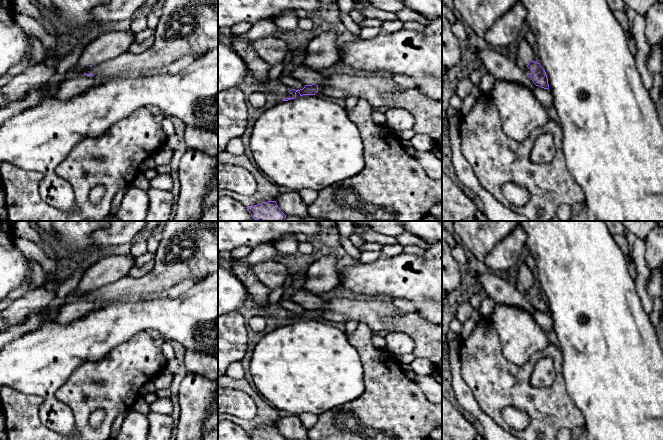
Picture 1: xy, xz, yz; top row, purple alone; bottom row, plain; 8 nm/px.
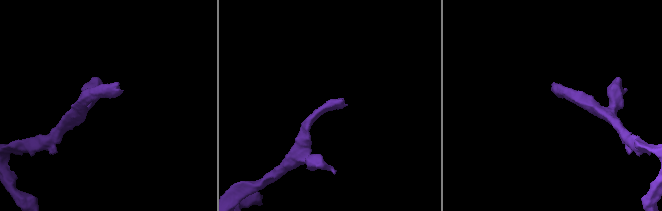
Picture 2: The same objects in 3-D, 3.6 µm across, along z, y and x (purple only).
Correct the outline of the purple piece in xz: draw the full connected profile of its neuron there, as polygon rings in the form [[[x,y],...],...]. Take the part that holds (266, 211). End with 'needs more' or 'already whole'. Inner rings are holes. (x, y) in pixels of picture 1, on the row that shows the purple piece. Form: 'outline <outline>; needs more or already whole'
outline [[[276,201],[262,202],[247,209],[253,219],[258,221],[284,221],[286,218]]]; already whole

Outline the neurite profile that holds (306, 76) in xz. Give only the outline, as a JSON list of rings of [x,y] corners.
[[[303,65],[292,67],[291,77],[299,80],[304,85],[312,85],[315,83],[318,86],[325,84],[329,78],[321,73],[316,75],[312,70],[304,67]]]

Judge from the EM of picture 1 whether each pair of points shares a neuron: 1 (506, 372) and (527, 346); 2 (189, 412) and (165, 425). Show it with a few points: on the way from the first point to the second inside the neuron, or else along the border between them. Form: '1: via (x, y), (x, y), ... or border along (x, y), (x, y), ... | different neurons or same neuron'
1: border along (500, 343), (502, 354), (519, 366), (534, 353) | different neurons
2: border along (174, 422), (175, 429) | different neurons

